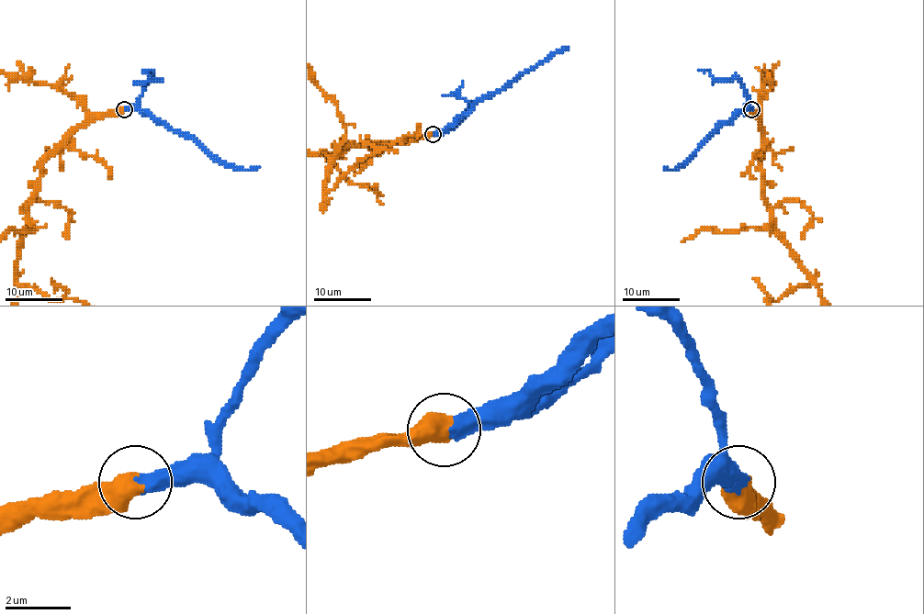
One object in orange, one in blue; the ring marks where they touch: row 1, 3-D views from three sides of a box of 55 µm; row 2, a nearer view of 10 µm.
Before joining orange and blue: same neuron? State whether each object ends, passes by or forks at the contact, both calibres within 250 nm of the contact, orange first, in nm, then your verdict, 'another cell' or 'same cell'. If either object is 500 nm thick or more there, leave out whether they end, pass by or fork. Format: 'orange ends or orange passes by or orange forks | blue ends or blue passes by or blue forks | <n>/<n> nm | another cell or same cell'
700/500 nm | same cell

